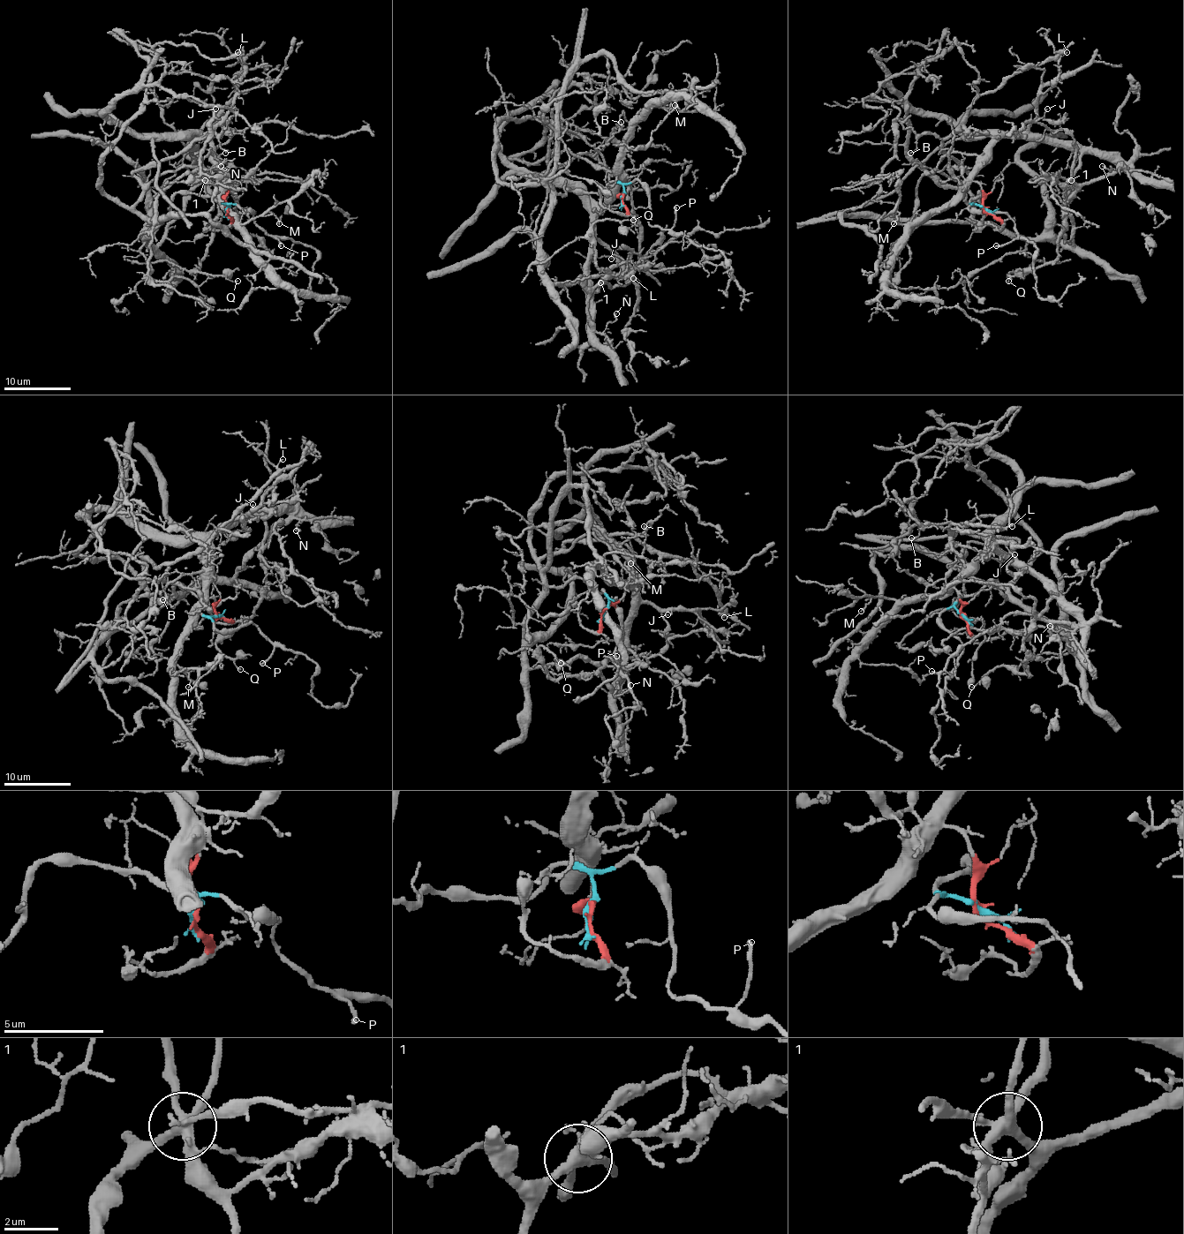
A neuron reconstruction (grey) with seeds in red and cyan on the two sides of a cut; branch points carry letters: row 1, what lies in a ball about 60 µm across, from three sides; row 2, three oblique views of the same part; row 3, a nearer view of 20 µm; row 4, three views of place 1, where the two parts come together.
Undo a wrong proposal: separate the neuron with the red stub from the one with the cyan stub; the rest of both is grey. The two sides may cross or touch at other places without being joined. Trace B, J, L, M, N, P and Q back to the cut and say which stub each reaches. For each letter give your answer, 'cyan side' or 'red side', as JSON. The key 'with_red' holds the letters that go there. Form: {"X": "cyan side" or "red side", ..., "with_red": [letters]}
{"B": "cyan side", "J": "red side", "L": "cyan side", "M": "red side", "N": "cyan side", "P": "cyan side", "Q": "red side", "with_red": ["J", "M", "Q"]}

